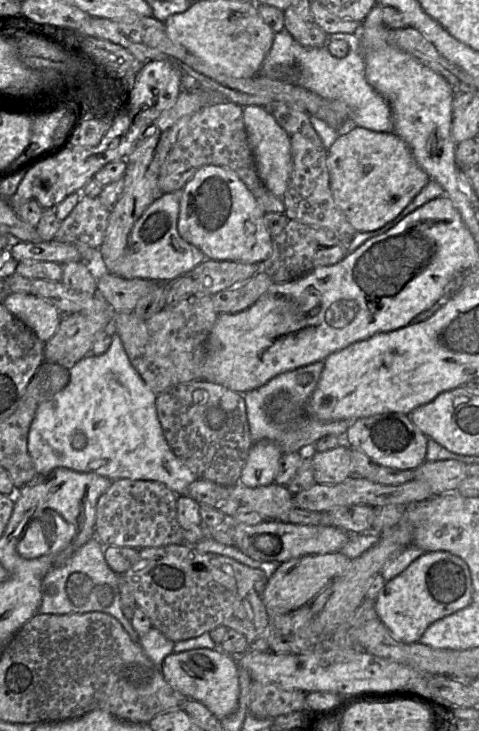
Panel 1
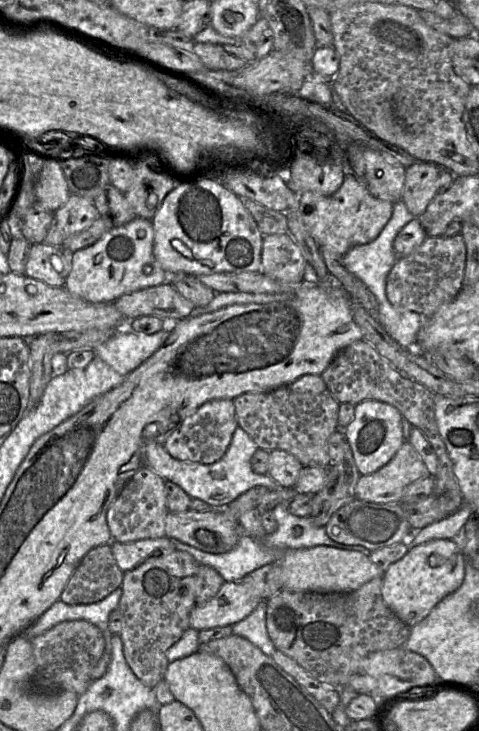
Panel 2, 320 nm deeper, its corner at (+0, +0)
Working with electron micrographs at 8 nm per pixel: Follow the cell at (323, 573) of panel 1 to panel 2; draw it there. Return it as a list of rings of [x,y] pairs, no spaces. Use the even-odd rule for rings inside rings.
[[[224,582],[208,602],[197,604],[190,613],[190,628],[197,631],[232,627],[249,616],[262,600],[241,582]]]

